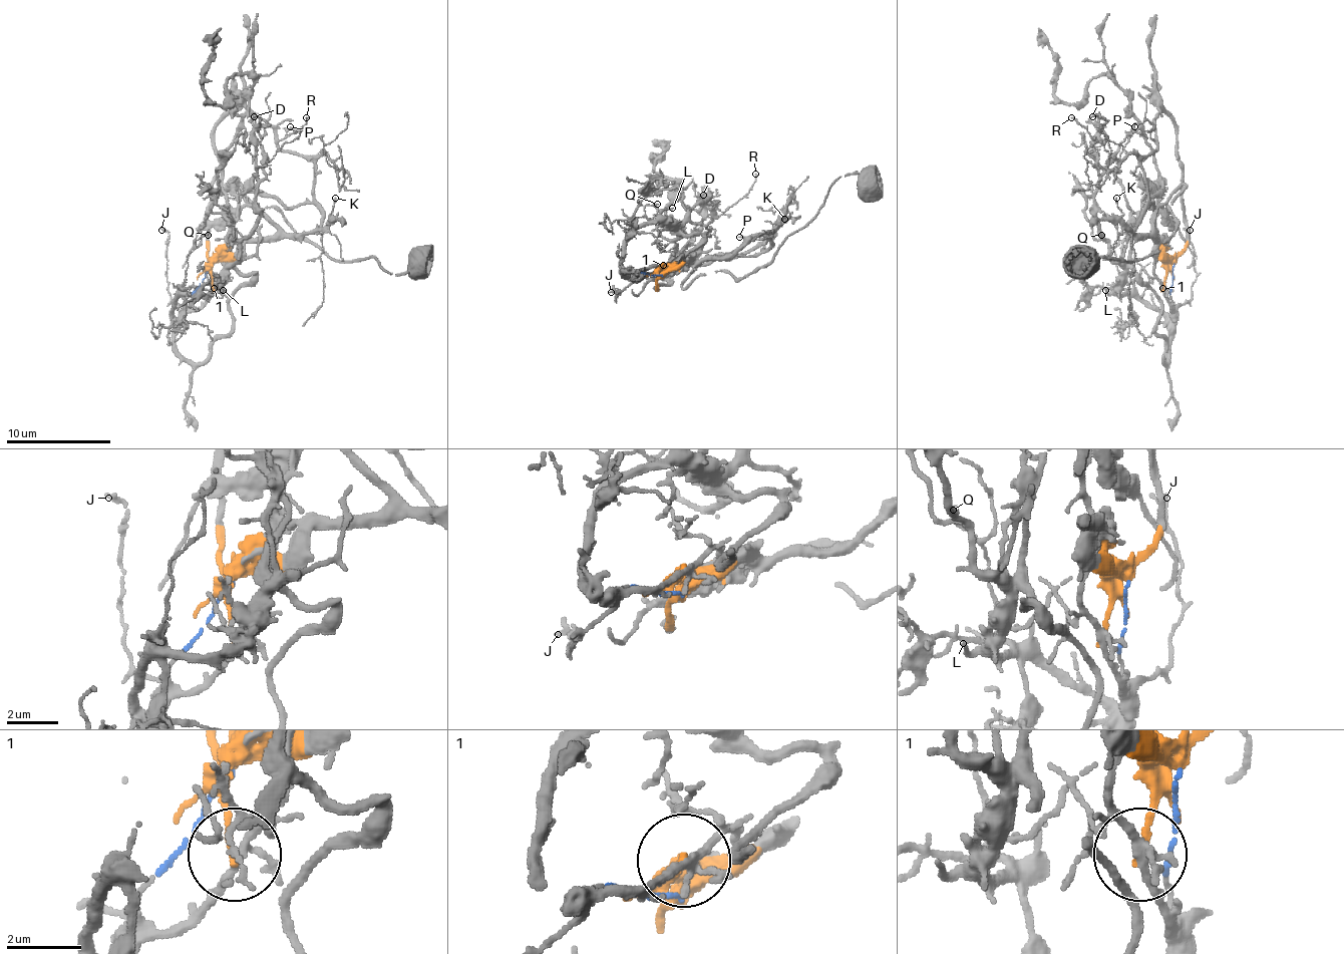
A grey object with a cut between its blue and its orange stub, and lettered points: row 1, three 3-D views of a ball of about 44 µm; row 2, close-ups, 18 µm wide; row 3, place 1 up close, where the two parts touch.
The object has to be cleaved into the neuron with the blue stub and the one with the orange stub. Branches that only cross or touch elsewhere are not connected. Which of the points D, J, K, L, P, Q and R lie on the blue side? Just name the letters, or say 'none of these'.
D, J, L, Q, R

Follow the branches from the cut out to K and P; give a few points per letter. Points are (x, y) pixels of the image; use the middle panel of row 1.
K: (657, 273), (676, 270), (697, 260), (723, 260), (736, 255), (754, 236), (768, 236), (783, 218)
P: (657, 273), (657, 289), (660, 283), (668, 283), (663, 278), (678, 268), (736, 252), (744, 239), (739, 236)

